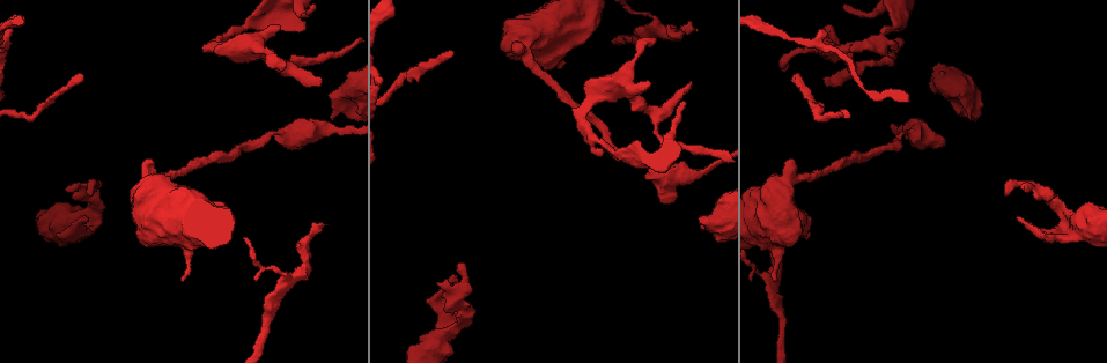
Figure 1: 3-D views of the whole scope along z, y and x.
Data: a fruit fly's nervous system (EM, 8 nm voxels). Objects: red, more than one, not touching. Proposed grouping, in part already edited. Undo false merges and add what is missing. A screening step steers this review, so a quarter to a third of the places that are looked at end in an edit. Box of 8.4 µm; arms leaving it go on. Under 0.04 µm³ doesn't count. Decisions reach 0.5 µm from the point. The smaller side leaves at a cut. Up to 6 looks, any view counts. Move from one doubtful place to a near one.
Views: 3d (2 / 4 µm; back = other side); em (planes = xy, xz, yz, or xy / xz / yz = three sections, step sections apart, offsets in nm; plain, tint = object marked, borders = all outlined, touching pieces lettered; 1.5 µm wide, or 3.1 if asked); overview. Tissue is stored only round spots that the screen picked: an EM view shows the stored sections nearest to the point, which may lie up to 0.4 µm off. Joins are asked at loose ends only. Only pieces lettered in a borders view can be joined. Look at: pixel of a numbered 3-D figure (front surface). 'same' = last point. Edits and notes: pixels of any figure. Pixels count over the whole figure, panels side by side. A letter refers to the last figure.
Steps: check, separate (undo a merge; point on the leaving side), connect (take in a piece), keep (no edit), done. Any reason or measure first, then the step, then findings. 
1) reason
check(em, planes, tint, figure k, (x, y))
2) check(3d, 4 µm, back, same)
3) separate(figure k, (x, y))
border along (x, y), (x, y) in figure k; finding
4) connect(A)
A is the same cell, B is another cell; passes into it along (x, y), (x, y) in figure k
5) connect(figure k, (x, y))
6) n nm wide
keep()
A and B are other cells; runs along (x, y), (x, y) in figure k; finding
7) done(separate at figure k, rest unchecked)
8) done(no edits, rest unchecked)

branch stops here
check(em, xy, step 8, tint, figure 1, (326, 224))

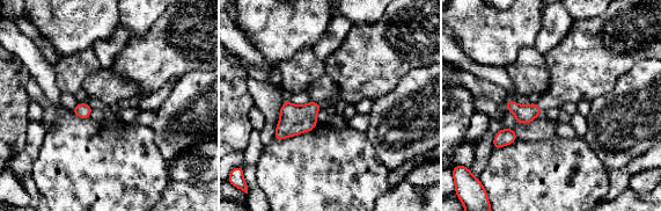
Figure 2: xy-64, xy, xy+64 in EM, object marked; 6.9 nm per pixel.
another direction
check(em, planes, borders, same)

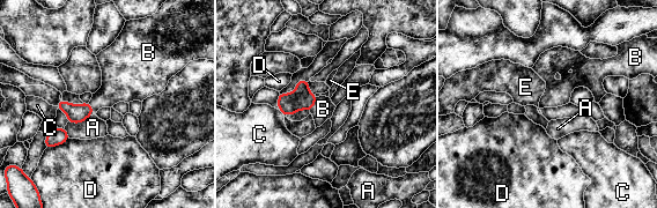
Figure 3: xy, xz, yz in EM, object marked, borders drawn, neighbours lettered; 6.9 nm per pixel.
connect(B)
B is the same cell, A, C, D and E are other cells; passes into it along (300, 98), (314, 103), (323, 109) in figure 3; the neuron continues

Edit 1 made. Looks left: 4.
redraw
check(overview)

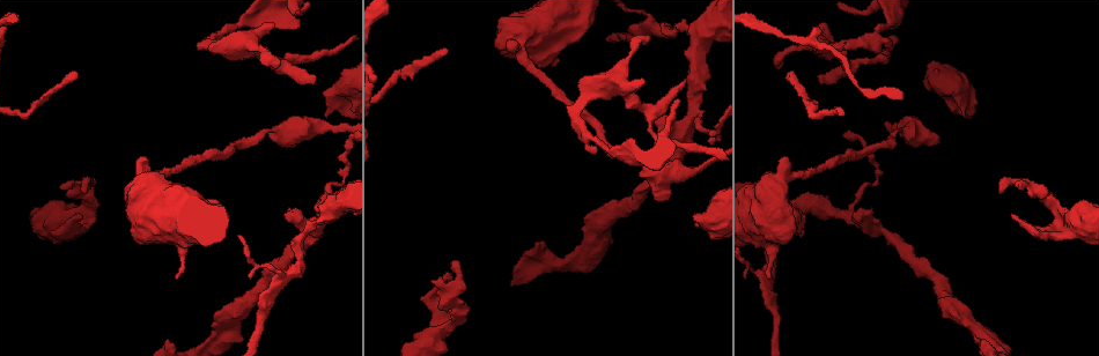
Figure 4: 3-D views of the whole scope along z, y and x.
branch stops here
check(em, yz, step 4, borders, figure 4, (779, 67))

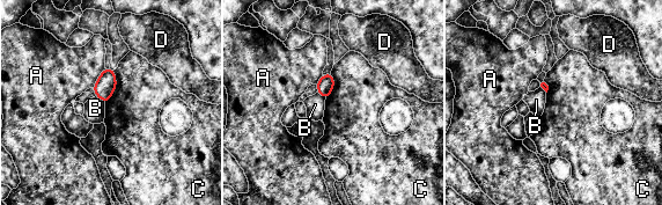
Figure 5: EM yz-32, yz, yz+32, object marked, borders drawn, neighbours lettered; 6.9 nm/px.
check(em, planes, borders, same)

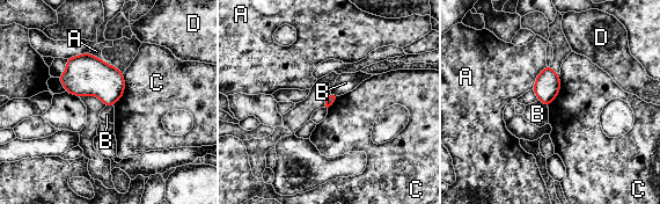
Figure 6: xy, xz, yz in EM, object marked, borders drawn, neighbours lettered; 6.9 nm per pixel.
keep()
A, B, C and D are other cells; none of them fits

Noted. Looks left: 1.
done(connect at figure 3, rest unchecked)

